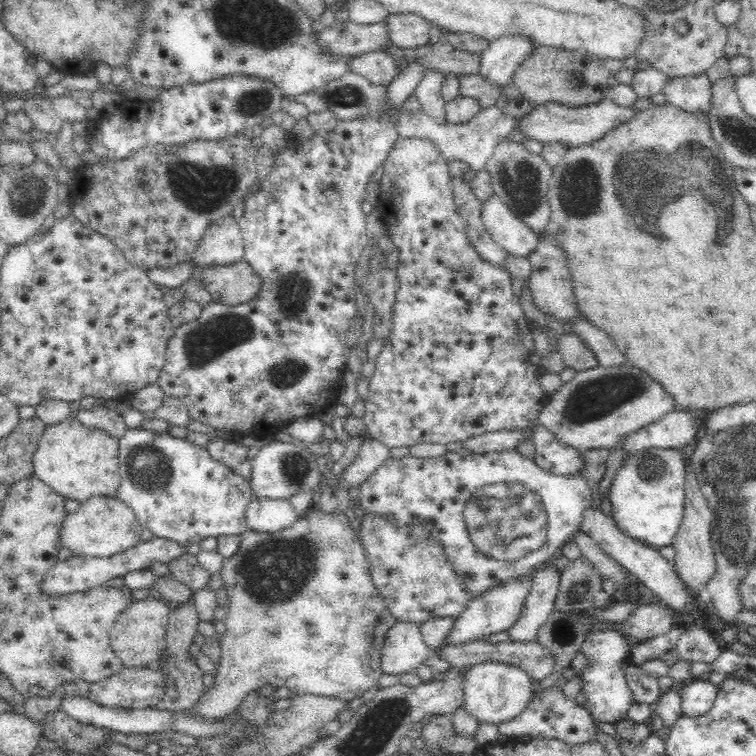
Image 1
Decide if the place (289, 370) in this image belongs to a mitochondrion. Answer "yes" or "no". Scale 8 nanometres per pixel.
yes

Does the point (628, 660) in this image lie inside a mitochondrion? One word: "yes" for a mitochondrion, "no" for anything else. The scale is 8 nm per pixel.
no

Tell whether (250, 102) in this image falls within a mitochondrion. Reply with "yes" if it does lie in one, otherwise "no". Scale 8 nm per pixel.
yes

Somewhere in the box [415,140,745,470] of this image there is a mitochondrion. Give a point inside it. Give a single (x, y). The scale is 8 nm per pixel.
(689, 187)

